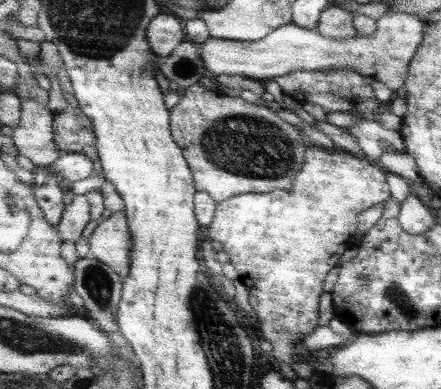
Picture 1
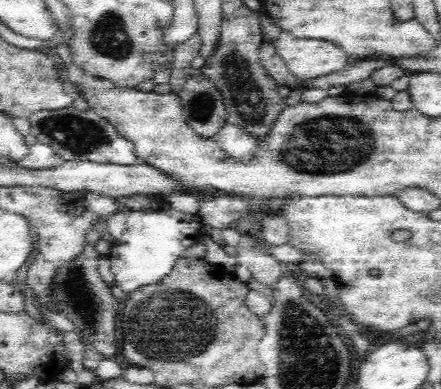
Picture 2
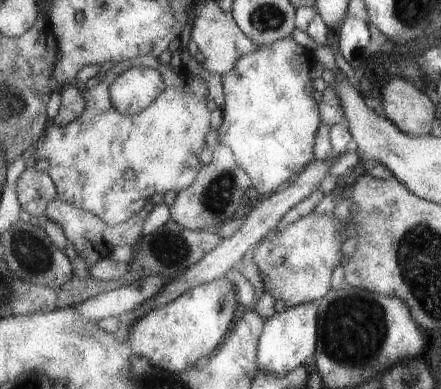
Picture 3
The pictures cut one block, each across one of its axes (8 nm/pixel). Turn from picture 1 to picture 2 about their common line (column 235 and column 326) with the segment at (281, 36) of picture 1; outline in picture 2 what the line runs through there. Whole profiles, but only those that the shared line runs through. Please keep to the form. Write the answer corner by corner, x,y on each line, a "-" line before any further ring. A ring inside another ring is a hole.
280,32
274,44
278,56
298,80
322,78
348,66
348,54
326,40
302,40
290,32

